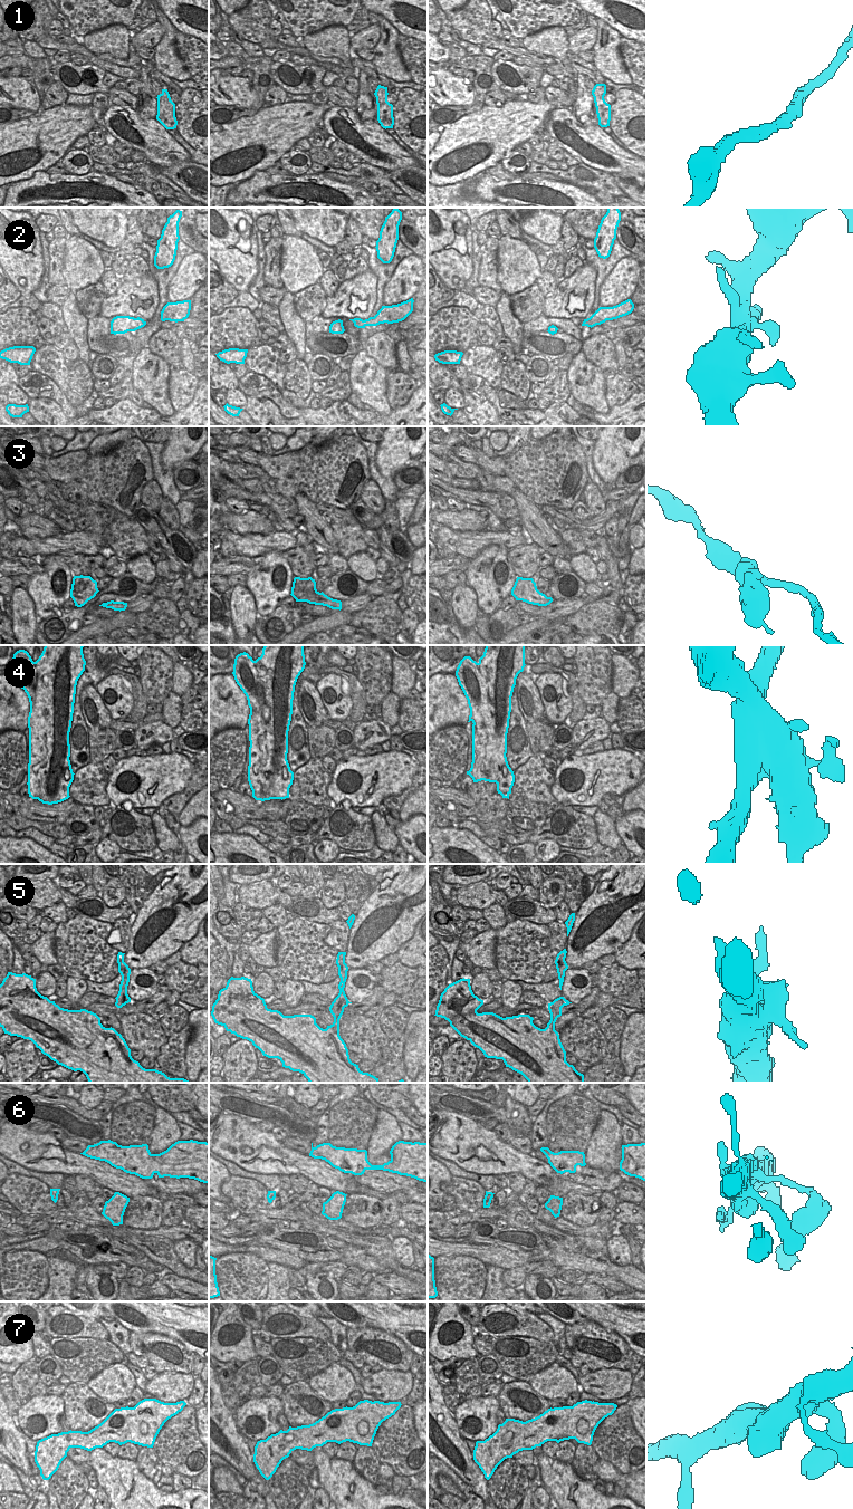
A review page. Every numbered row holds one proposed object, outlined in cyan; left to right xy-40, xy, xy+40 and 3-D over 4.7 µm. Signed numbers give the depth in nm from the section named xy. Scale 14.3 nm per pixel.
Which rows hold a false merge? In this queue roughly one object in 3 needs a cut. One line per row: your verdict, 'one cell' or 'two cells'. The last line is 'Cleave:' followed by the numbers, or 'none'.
1: one cell
2: one cell
3: one cell
4: two cells
5: one cell
6: one cell
7: one cell
Cleave: 4

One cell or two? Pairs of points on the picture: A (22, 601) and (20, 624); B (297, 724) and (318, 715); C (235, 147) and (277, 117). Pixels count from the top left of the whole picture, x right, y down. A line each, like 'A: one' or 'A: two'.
A: one
B: two
C: one

